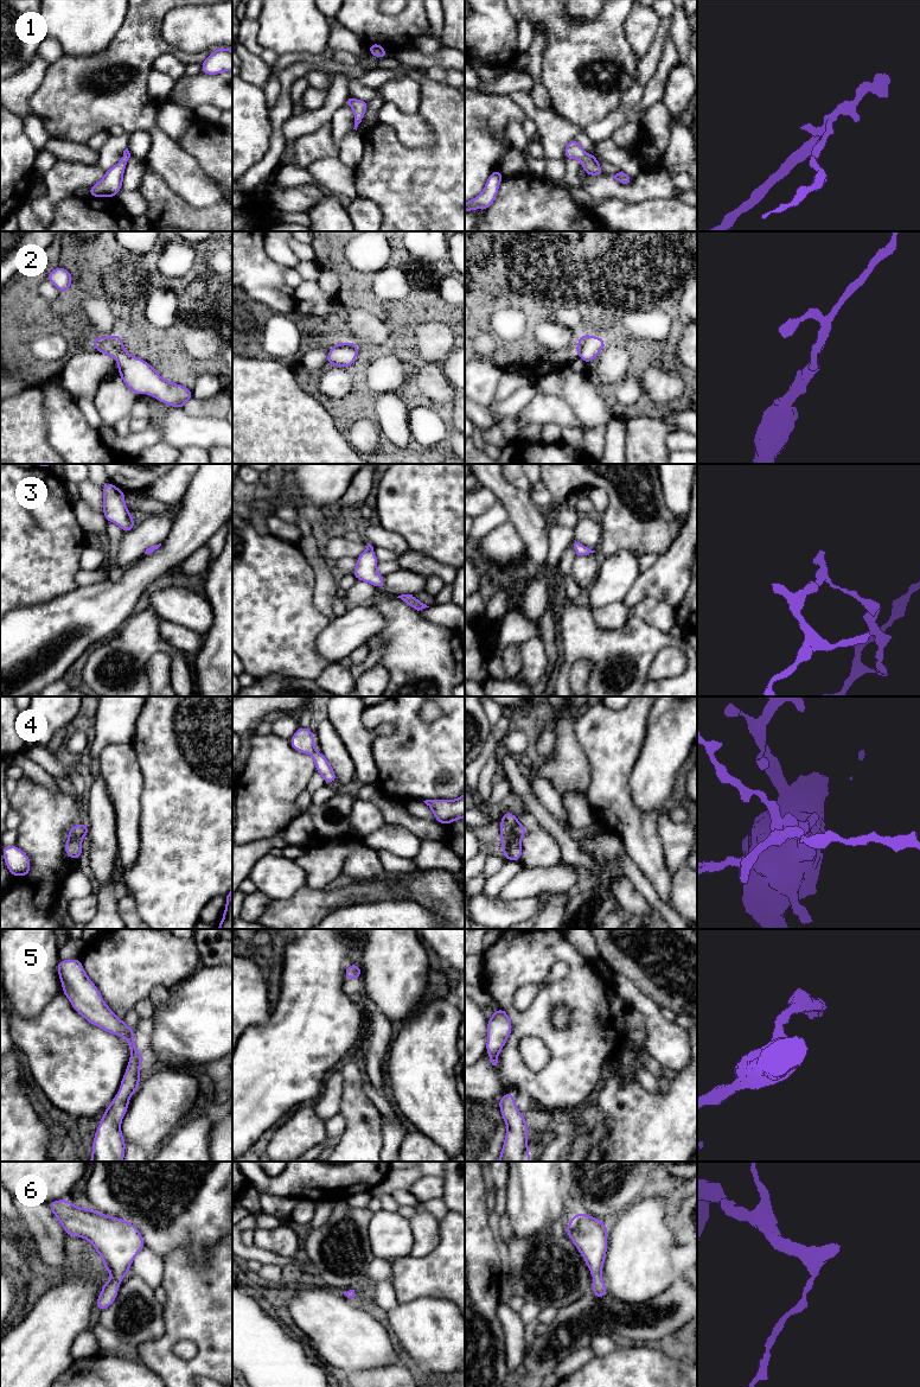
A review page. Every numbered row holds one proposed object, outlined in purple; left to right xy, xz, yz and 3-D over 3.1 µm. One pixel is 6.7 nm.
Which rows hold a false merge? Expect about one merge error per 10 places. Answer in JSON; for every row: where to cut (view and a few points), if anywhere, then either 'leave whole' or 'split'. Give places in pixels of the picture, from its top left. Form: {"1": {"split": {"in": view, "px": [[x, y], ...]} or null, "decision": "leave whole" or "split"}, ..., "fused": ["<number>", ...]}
{"1": {"split": null, "decision": "leave whole"}, "2": {"split": null, "decision": "leave whole"}, "3": {"split": null, "decision": "leave whole"}, "4": {"split": null, "decision": "leave whole"}, "5": {"split": null, "decision": "leave whole"}, "6": {"split": null, "decision": "leave whole"}, "fused": []}

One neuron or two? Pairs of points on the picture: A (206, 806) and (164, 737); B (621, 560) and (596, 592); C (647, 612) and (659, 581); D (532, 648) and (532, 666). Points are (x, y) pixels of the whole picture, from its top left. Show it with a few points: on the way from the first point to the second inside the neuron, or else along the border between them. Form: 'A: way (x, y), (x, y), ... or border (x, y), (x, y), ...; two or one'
A: way (205, 789), (189, 772), (178, 754); one
B: way (620, 568), (605, 584); one
C: border (633, 606), (647, 597), (656, 597), (673, 608); two
D: way (532, 653), (532, 661); one

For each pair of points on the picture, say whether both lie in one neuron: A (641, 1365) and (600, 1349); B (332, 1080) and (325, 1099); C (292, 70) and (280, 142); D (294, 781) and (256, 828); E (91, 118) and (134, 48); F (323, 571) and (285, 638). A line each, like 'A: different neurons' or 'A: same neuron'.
A: different neurons
B: same neuron
C: same neuron
D: same neuron
E: same neuron
F: different neurons

